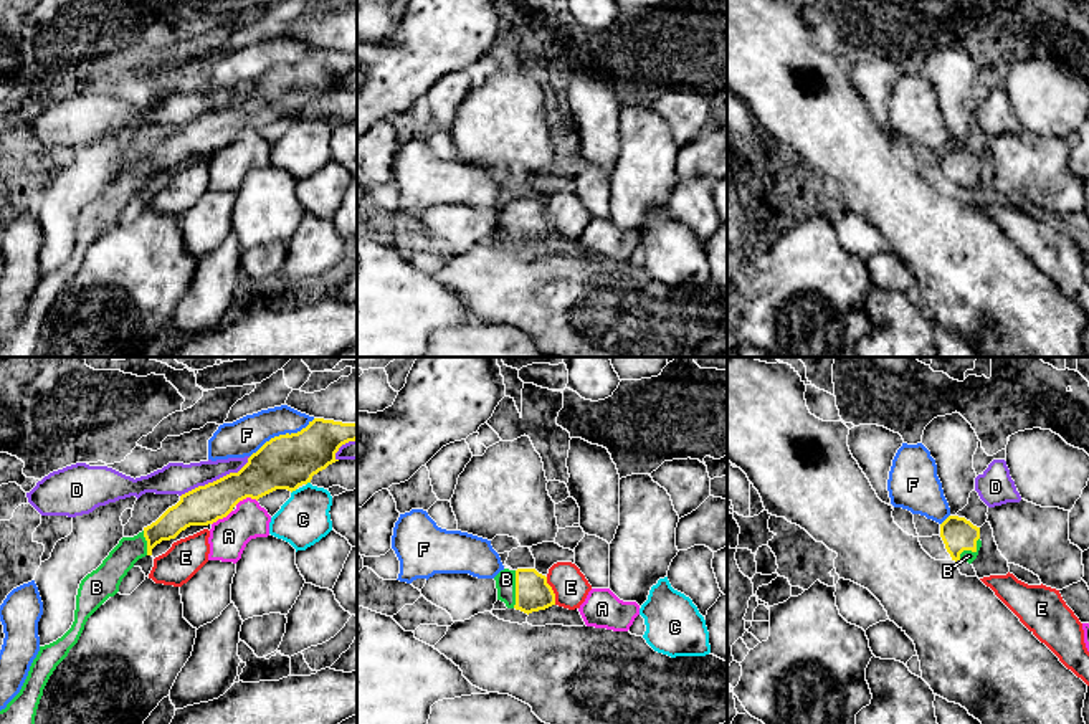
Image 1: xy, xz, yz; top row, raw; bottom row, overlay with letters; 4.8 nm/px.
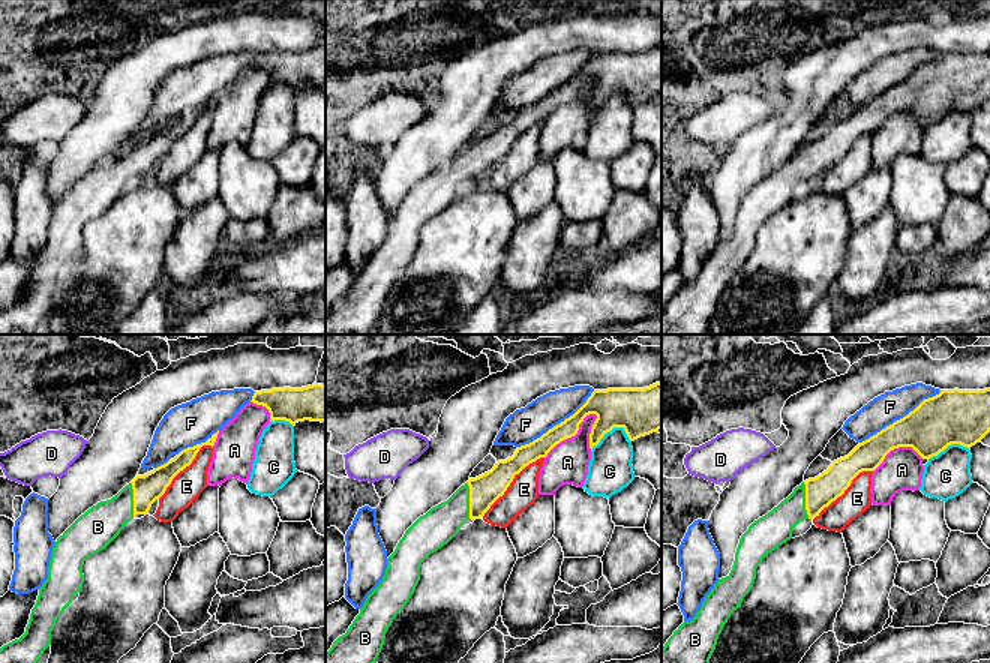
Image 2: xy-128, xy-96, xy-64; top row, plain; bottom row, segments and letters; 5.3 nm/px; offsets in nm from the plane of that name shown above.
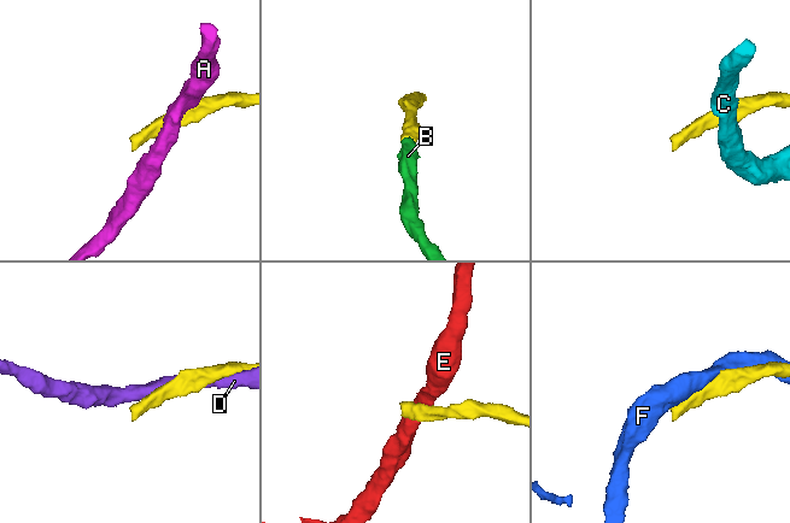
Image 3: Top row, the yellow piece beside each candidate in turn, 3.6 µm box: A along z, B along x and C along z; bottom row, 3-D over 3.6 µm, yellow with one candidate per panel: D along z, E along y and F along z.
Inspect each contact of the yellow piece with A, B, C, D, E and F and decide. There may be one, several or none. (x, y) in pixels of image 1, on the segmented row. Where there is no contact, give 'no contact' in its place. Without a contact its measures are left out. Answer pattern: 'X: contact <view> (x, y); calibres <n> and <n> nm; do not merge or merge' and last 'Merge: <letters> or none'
A: contact xy (245, 498); calibres 260 and 190 nm; do not merge
B: contact xz (516, 589); calibres 170 and 100 nm; merge
C: contact xy (293, 490); calibres 260 and 240 nm; do not merge
D: contact xy (217, 480); calibres 200 and 160 nm; do not merge
E: contact xz (552, 590); calibres 170 and 170 nm; do not merge
F: contact xy (281, 435); calibres 260 and 180 nm; do not merge
Merge: B

